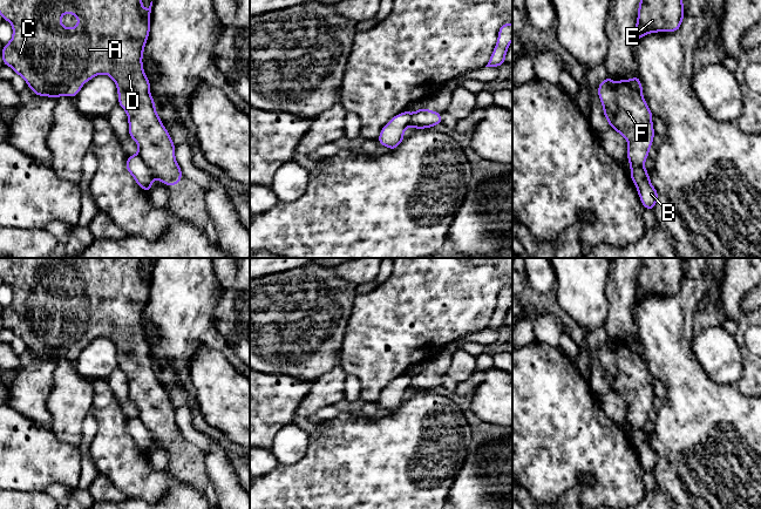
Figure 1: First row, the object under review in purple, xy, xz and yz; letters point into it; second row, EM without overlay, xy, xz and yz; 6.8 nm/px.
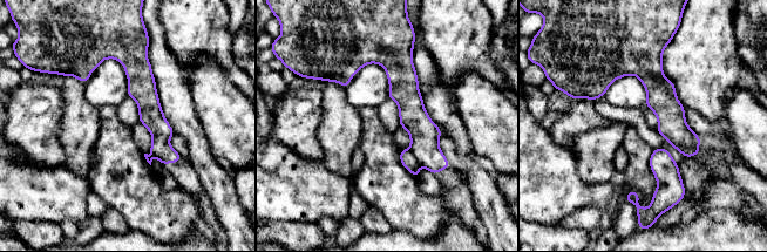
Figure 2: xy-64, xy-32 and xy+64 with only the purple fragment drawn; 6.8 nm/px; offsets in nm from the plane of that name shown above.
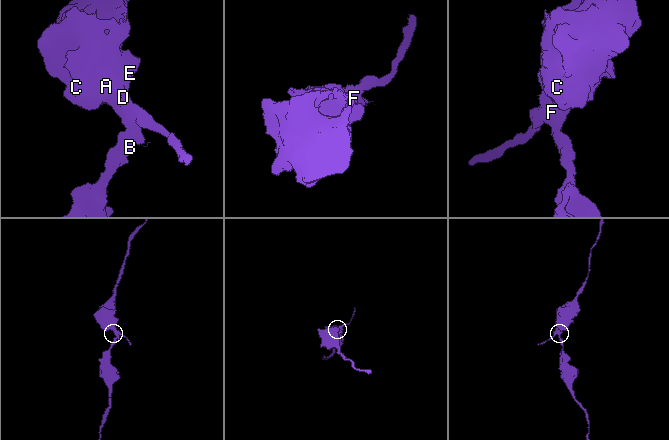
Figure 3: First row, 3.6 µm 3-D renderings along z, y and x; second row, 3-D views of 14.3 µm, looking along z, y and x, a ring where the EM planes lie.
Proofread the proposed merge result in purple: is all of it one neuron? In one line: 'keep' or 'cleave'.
cleave

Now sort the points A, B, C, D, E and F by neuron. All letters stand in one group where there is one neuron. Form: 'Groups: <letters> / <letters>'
Groups: A C D E F / B

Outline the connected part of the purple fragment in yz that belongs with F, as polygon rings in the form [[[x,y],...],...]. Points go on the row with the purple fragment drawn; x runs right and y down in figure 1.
[[[638,75],[618,82],[606,76],[599,83],[598,95],[611,128],[627,140],[630,164],[644,167],[655,134],[653,114],[643,99],[643,86]]]

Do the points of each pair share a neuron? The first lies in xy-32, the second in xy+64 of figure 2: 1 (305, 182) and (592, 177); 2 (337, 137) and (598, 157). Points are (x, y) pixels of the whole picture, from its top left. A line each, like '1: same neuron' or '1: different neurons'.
1: different neurons
2: same neuron

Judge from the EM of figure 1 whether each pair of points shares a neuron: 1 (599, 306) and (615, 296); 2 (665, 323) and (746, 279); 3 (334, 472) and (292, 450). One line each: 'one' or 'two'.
1: two
2: two
3: two

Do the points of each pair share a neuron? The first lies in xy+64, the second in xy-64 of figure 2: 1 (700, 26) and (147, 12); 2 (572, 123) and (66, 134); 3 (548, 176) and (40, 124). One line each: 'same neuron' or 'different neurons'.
1: different neurons
2: different neurons
3: different neurons

